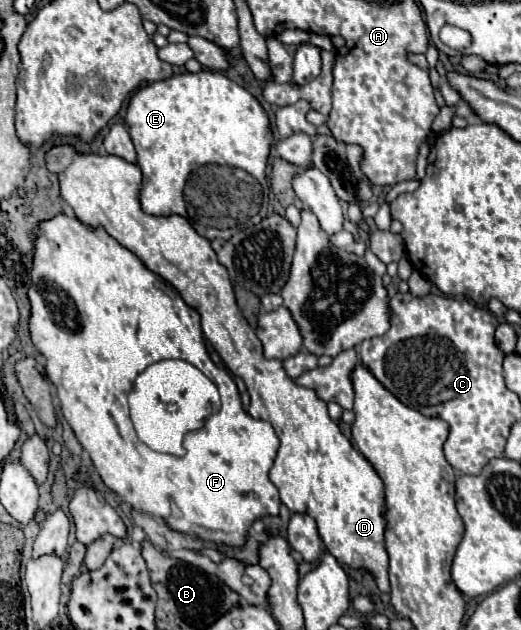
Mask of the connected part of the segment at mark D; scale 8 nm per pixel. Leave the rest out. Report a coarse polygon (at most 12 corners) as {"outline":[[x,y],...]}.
{"outline":[[53,144],[45,166],[187,304],[281,446],[281,502],[389,594],[373,464],[241,316],[207,238],[139,206],[141,168]]}

